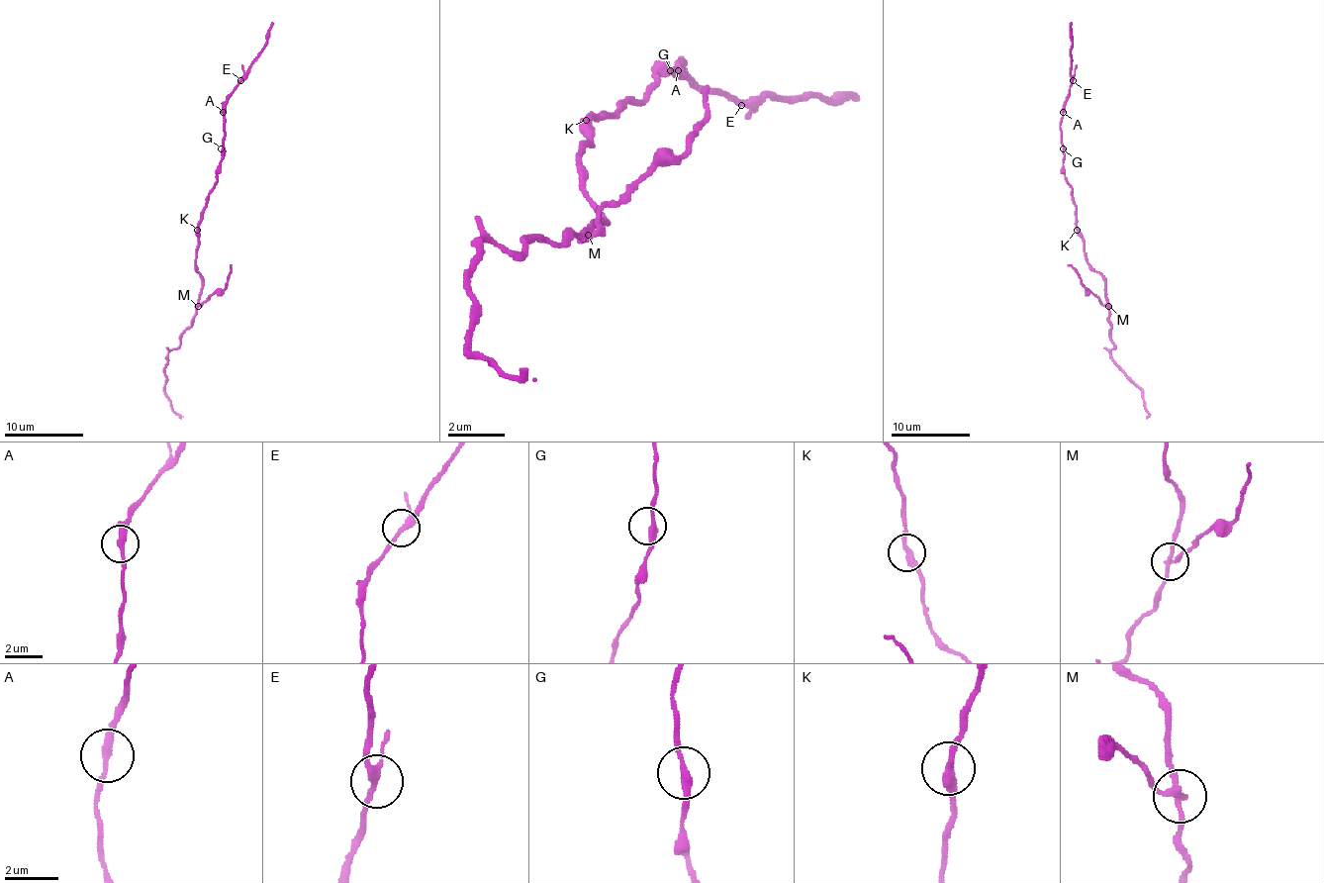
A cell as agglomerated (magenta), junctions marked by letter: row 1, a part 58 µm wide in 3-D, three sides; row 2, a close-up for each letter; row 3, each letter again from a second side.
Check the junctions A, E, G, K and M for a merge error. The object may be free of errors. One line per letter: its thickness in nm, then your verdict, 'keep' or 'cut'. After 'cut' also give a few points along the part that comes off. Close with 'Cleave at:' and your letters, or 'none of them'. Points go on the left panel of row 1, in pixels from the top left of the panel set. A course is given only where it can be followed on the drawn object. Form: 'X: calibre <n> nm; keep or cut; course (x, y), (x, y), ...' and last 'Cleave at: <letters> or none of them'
A: calibre 260 nm; keep
E: calibre 240 nm; keep
G: calibre 280 nm; keep
K: calibre 320 nm; keep
M: calibre 200 nm; cut; course (197, 307), (227, 285), (231, 265)
Cleave at: M

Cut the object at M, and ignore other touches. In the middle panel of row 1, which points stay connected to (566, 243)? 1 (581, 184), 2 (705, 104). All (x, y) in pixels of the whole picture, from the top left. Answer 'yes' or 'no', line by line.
1: yes
2: no

